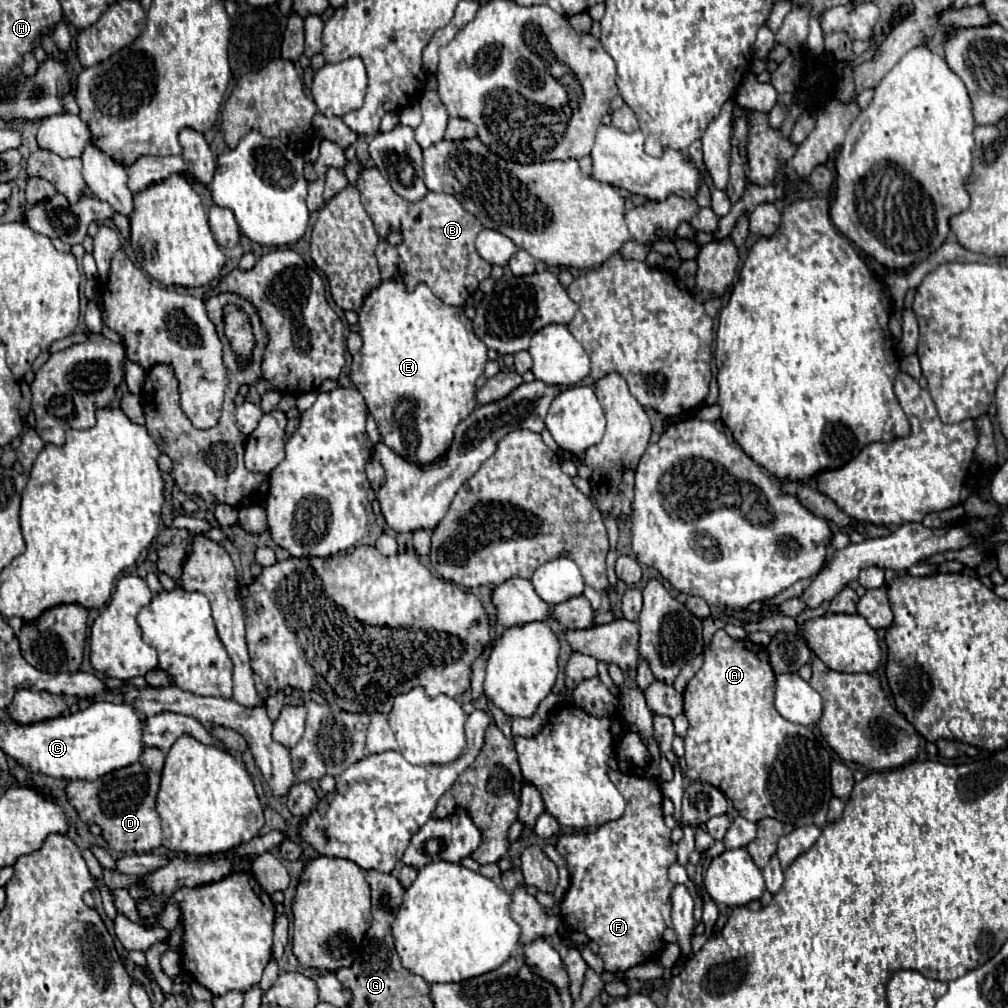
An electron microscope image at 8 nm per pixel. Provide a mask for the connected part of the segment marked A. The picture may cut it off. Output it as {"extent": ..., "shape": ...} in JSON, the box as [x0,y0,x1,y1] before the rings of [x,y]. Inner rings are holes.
{"extent":[684,631,830,825],"shape":[[[716,631],[710,645],[704,647],[704,663],[690,679],[684,691],[684,713],[690,723],[686,743],[686,775],[718,787],[742,817],[758,823],[764,817],[802,825],[826,825],[830,791],[830,753],[822,747],[812,729],[784,719],[774,709],[774,671],[768,665],[768,653],[750,639],[732,639],[726,631]]]}

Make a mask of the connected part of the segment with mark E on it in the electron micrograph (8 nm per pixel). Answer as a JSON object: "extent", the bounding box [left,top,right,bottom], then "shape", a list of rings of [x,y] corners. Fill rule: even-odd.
{"extent":[350,273,488,465],"shape":[[[404,273],[374,287],[366,295],[358,317],[364,345],[352,361],[350,377],[366,399],[368,411],[374,417],[384,443],[402,457],[420,465],[436,461],[436,457],[446,453],[456,425],[476,409],[476,379],[484,373],[488,349],[484,349],[484,343],[472,333],[472,321],[464,315],[462,307],[442,303],[426,283],[418,283],[414,291],[408,291]]]}

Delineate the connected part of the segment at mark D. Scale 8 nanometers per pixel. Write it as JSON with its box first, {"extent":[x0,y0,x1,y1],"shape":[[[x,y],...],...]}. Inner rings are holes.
{"extent":[68,747,164,853],"shape":[[[148,747],[140,761],[136,765],[128,765],[128,769],[112,771],[96,781],[68,781],[68,800],[84,823],[96,823],[102,827],[102,837],[112,849],[146,853],[162,843],[160,817],[156,813],[162,767],[164,755],[160,749]]]}

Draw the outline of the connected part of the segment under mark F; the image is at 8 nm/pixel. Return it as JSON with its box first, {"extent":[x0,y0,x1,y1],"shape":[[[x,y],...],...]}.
{"extent":[556,771,676,971],"shape":[[[608,771],[608,777],[626,799],[626,811],[620,819],[600,825],[592,833],[564,833],[556,841],[556,849],[566,857],[570,871],[570,889],[562,901],[562,919],[574,929],[598,943],[598,955],[604,959],[606,971],[626,971],[656,955],[662,947],[664,929],[672,927],[672,891],[674,883],[668,879],[668,867],[676,861],[676,843],[670,841],[670,829],[662,815],[662,789],[652,777],[626,775],[622,771]]]}

